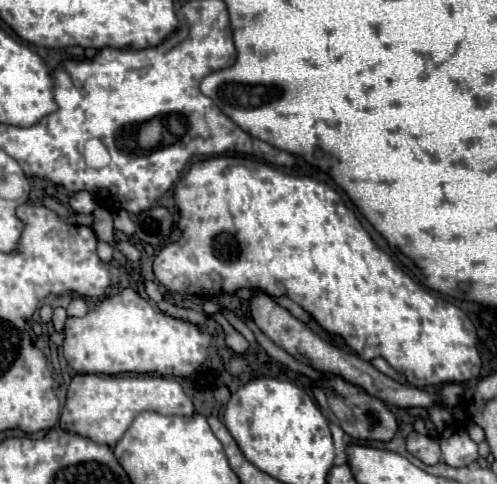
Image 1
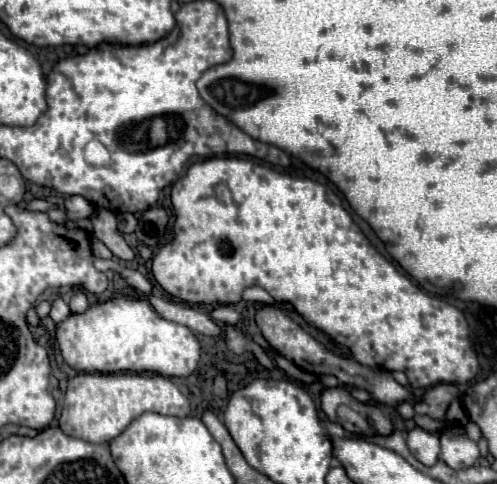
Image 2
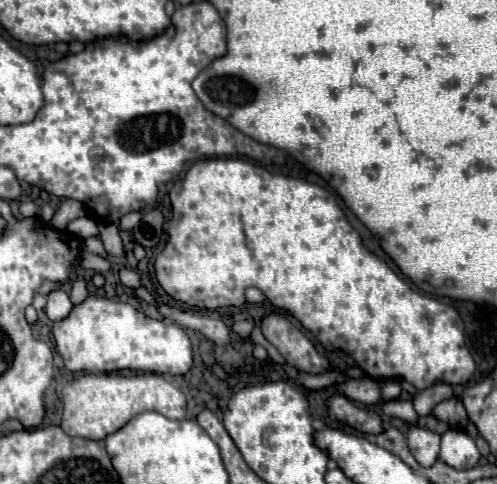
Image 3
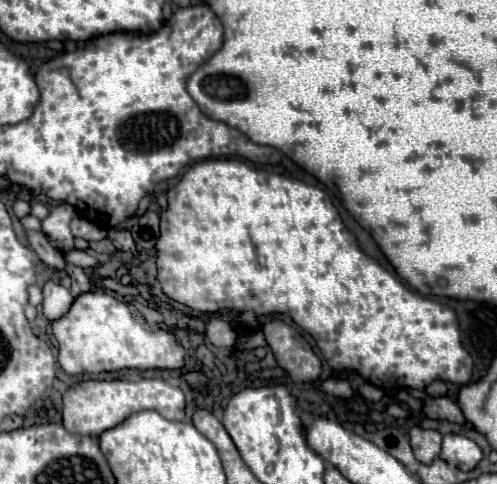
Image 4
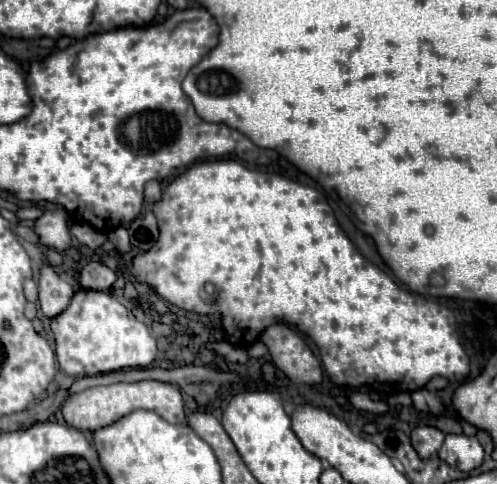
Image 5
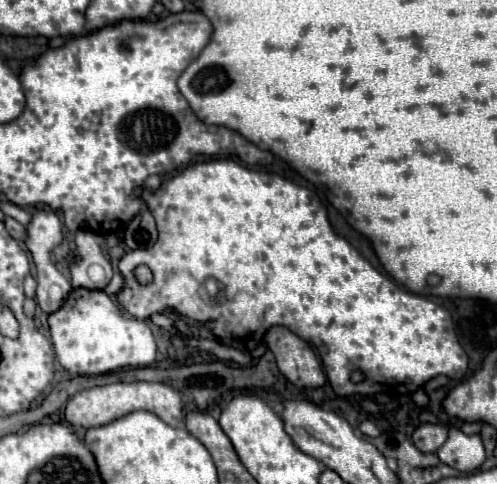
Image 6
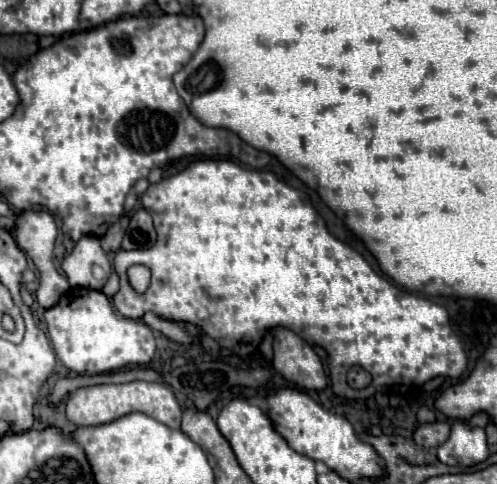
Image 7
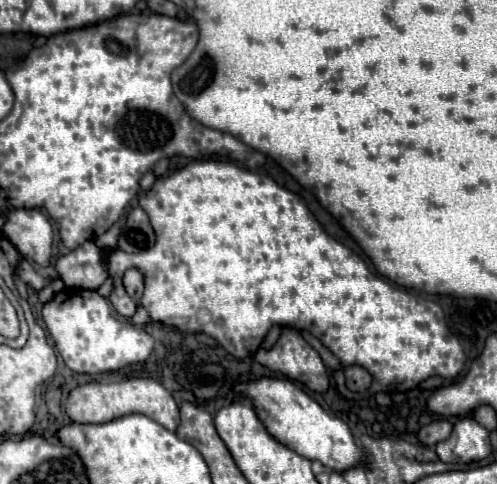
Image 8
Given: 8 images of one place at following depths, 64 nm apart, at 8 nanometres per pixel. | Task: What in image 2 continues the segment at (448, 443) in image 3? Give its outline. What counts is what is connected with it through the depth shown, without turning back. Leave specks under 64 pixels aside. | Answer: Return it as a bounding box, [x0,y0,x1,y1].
[440,428,480,468]

